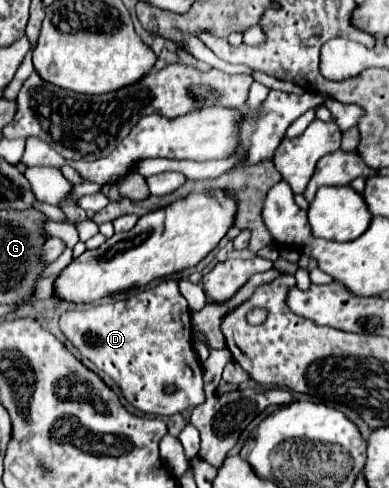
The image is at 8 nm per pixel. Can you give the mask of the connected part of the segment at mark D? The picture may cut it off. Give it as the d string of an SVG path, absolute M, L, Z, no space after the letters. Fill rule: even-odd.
M175 279L161 281L153 289L145 289L129 297L125 303L105 303L91 307L87 311L69 311L59 319L59 327L67 341L93 365L97 365L103 373L107 373L121 389L121 395L135 409L153 415L175 415L185 409L193 409L205 401L203 391L203 365L193 351L193 327L191 327L191 311L187 307L185 297L179 291ZM167 387L175 387L173 393L167 393Z

